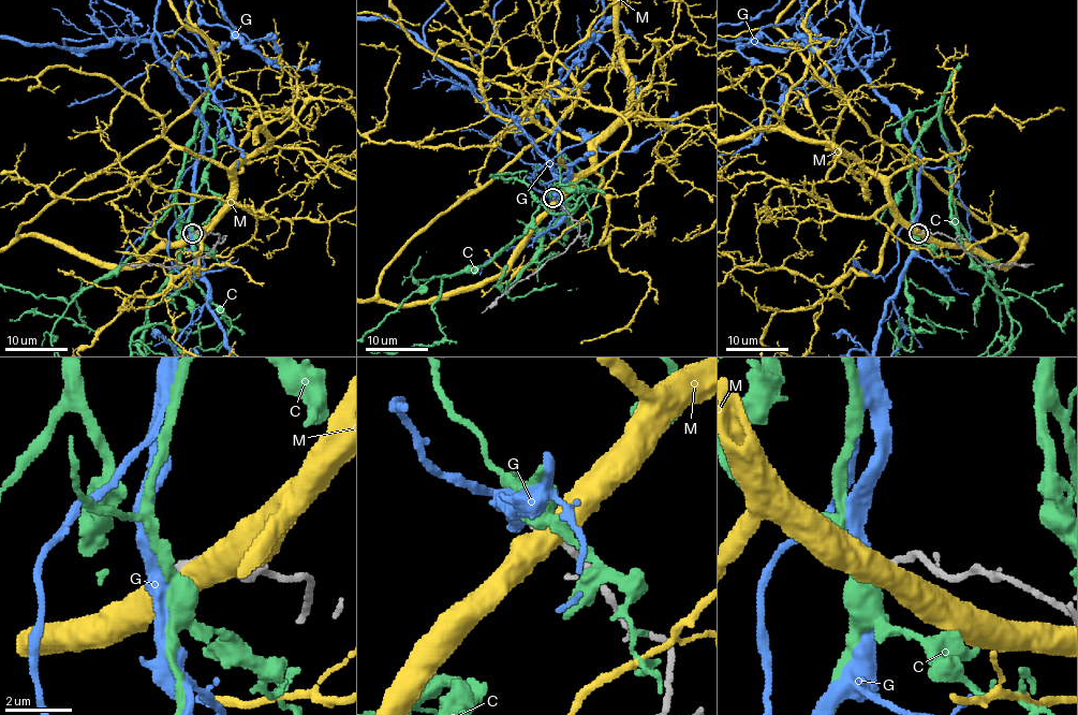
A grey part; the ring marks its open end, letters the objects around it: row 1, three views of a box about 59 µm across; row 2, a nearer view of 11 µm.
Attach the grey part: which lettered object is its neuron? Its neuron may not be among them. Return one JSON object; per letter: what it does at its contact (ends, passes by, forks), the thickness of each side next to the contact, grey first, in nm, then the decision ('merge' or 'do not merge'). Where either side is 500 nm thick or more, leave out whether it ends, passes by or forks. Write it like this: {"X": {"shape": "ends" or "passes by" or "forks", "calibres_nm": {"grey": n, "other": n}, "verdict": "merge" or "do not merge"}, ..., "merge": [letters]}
{"C": {"shape": "passes by", "calibres_nm": {"grey": 200, "other": 440}, "verdict": "do not merge"}, "G": {"shape": "passes by", "calibres_nm": {"grey": 200, "other": 440}, "verdict": "merge"}, "M": {"calibres_nm": {"grey": 280, "other": 550}, "verdict": "do not merge"}, "merge": ["G"]}

